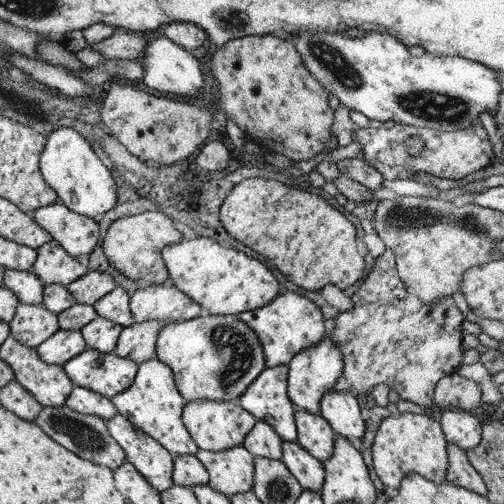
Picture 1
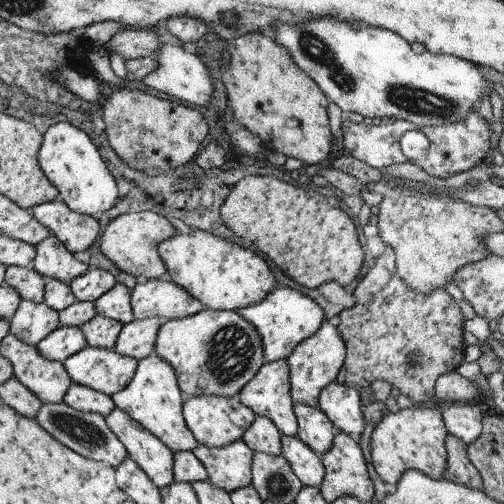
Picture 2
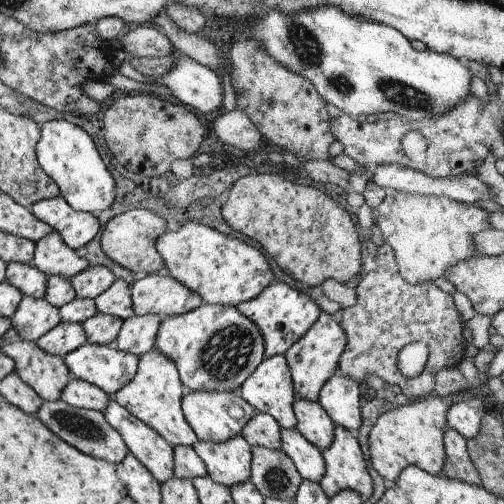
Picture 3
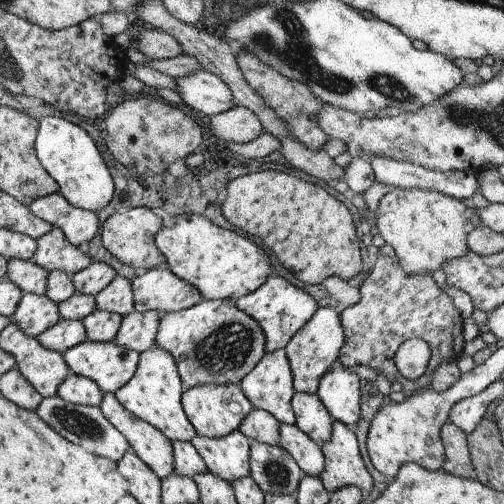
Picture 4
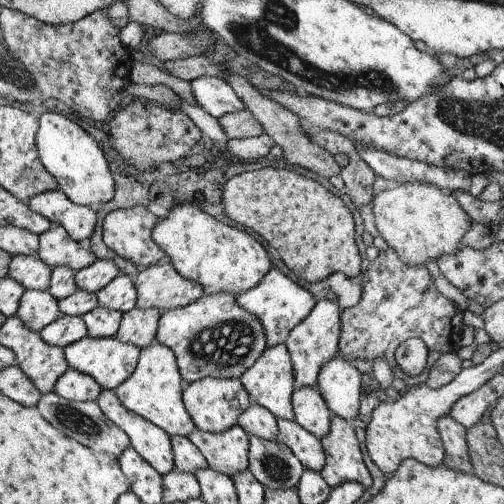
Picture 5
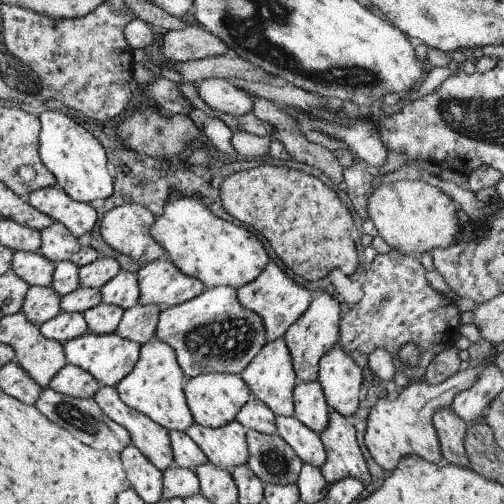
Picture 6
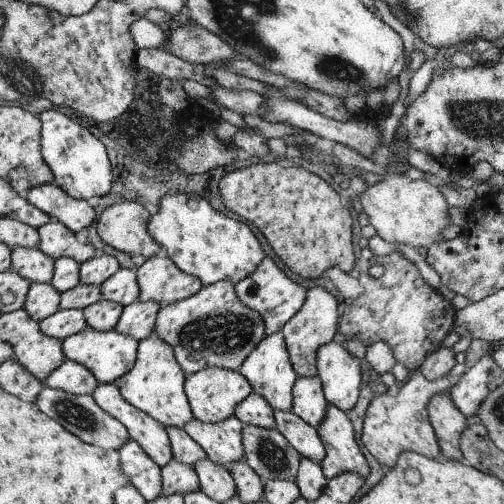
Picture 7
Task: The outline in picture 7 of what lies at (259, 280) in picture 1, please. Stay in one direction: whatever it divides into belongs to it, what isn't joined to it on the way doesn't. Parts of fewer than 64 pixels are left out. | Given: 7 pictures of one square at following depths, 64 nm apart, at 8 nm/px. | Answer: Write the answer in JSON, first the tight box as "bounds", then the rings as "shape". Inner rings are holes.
{"bounds":[147,192,263,286],"shape":[[[175,192],[165,194],[157,206],[157,214],[147,222],[149,236],[181,272],[197,276],[203,286],[219,280],[229,280],[235,286],[239,280],[253,274],[259,262],[263,262],[263,250],[251,230],[241,222],[223,218],[205,198]]]}

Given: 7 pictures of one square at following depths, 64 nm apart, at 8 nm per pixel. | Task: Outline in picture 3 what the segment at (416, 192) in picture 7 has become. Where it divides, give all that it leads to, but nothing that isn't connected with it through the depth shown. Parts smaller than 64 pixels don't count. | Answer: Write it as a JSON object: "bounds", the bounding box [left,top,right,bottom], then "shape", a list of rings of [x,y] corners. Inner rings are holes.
{"bounds":[377,192,489,284],"shape":[[[387,192],[383,202],[377,206],[377,228],[383,234],[385,244],[395,252],[399,276],[417,284],[445,276],[449,266],[463,262],[471,256],[479,256],[473,248],[473,234],[483,232],[489,226],[489,214],[477,206],[461,204],[445,196],[409,194],[409,192]]]}

